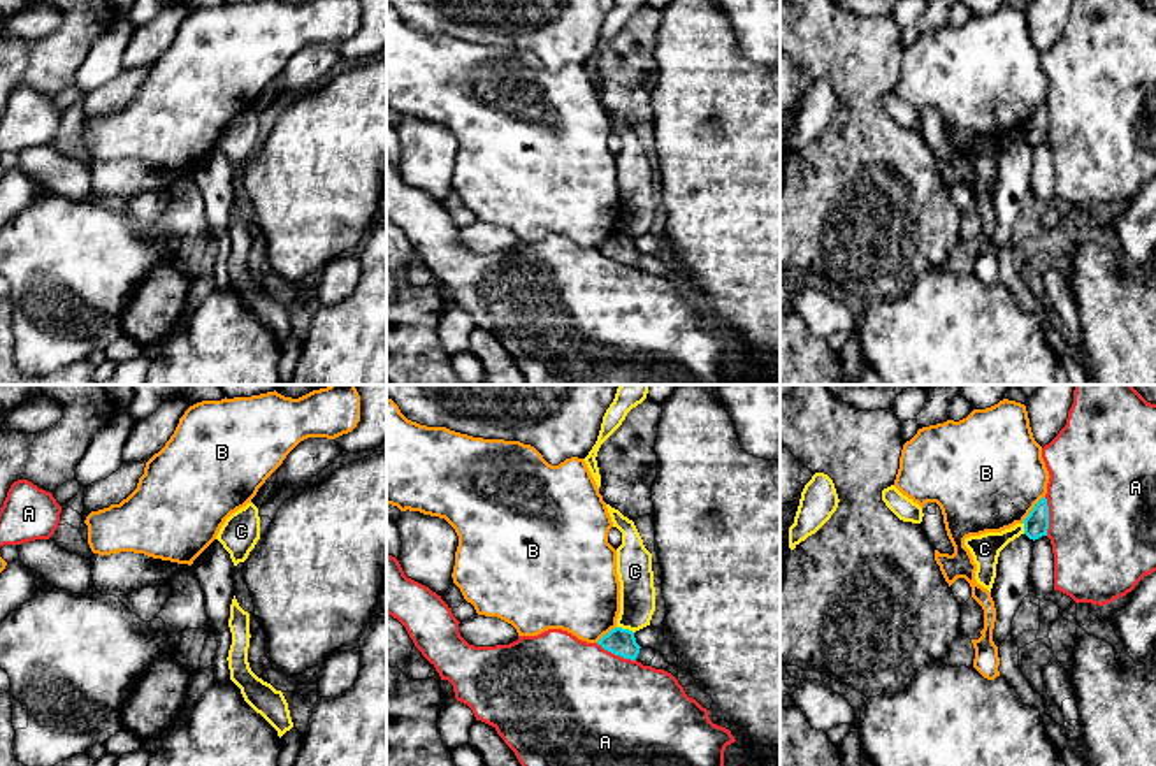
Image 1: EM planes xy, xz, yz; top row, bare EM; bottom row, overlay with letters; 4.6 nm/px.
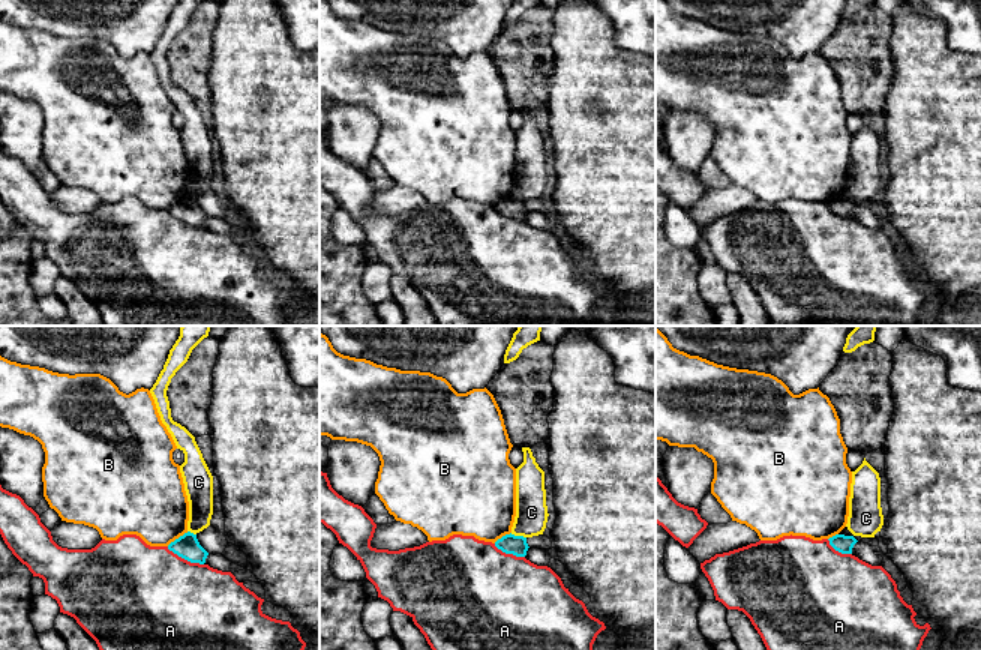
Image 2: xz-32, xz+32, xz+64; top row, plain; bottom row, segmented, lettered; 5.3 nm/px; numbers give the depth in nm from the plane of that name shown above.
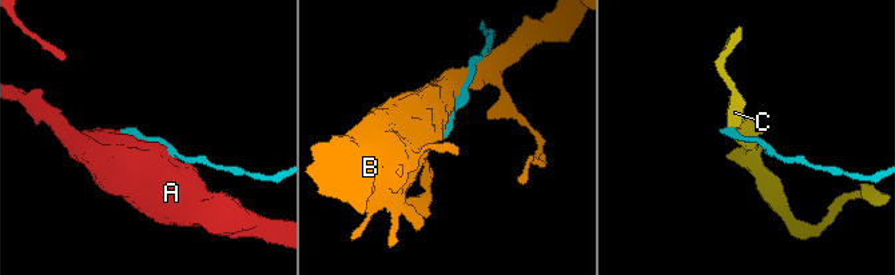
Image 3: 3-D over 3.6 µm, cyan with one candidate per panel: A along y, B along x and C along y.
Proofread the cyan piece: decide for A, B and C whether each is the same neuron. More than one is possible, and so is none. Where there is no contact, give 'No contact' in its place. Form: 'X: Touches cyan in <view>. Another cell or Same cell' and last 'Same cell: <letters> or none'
A: Touches cyan in xz. Another cell
B: Touches cyan in yz. Another cell
C: Touches cyan in xz. Another cell
Same cell: none

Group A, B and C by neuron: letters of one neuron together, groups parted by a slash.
A / B / C

